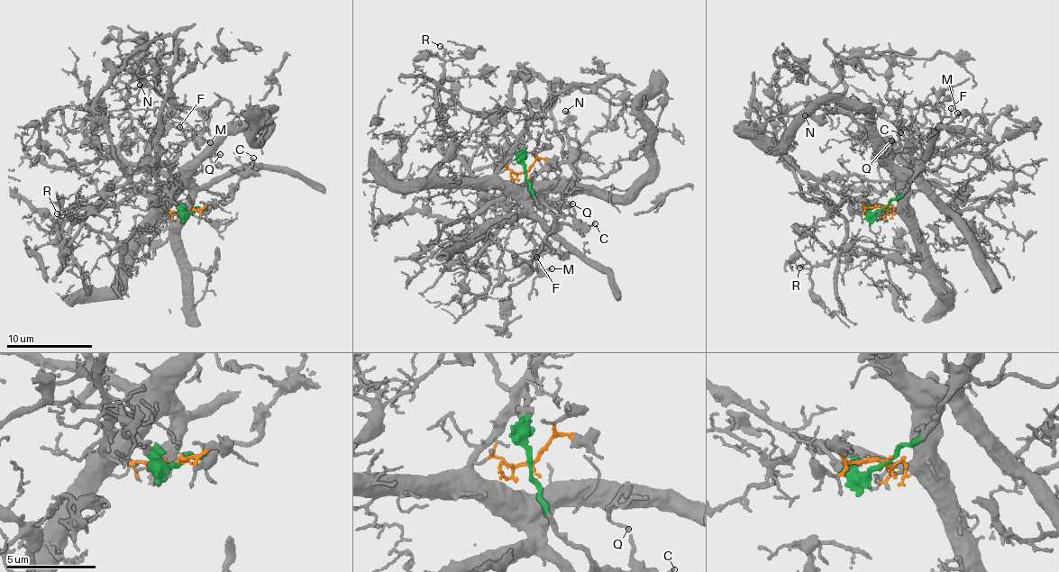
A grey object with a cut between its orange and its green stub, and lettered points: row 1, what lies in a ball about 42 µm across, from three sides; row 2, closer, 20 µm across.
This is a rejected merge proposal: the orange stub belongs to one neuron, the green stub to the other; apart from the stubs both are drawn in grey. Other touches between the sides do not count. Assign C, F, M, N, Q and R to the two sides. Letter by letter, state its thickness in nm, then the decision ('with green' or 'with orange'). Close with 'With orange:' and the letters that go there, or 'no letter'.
C: 190 nm thick; with green
F: 100 nm thick; with orange
M: 200 nm thick; with orange
N: 110 nm thick; with orange
Q: 160 nm thick; with orange
R: 160 nm thick; with orange
With orange: F, M, N, Q, R

